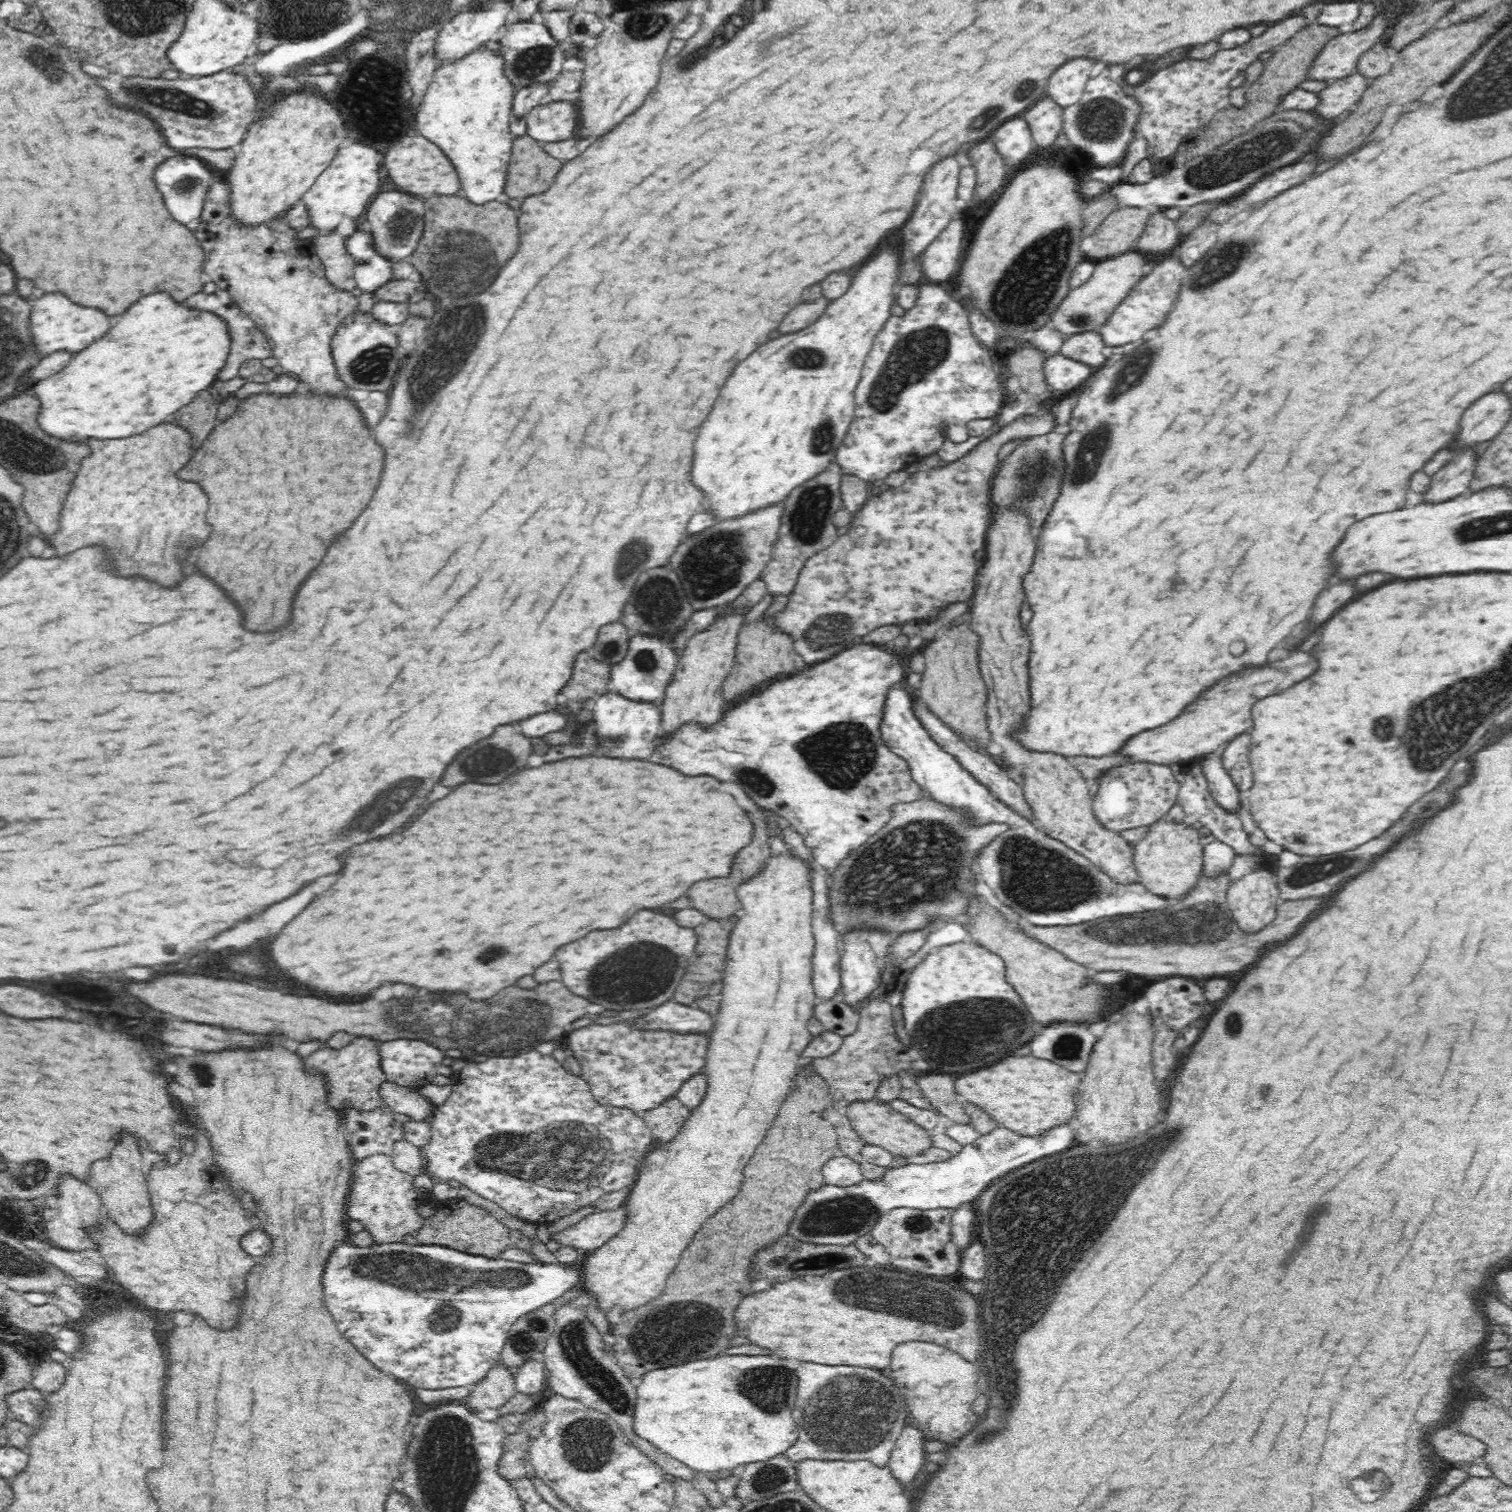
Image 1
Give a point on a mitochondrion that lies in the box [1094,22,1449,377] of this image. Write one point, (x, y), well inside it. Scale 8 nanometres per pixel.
(1230, 165)

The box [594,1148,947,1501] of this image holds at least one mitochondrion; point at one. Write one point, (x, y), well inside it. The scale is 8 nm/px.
(848, 1409)

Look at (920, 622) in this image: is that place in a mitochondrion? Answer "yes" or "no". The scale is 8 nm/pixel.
no

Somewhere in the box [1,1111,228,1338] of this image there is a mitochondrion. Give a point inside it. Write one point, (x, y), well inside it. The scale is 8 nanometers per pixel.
(32, 1158)

